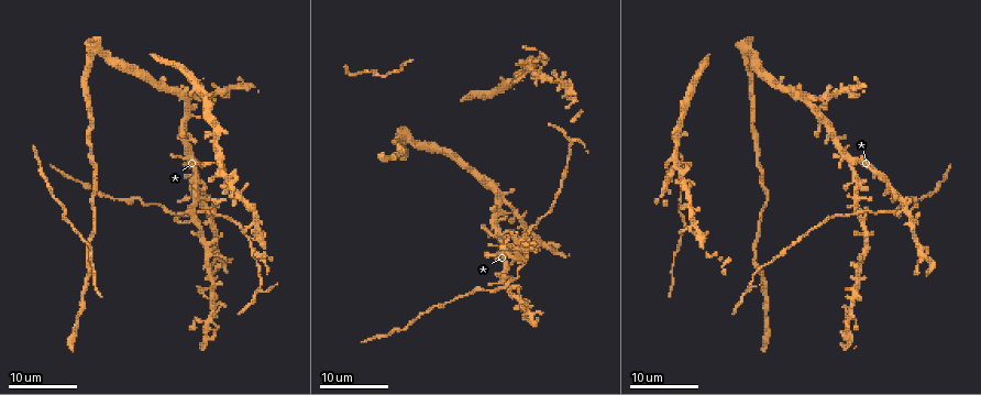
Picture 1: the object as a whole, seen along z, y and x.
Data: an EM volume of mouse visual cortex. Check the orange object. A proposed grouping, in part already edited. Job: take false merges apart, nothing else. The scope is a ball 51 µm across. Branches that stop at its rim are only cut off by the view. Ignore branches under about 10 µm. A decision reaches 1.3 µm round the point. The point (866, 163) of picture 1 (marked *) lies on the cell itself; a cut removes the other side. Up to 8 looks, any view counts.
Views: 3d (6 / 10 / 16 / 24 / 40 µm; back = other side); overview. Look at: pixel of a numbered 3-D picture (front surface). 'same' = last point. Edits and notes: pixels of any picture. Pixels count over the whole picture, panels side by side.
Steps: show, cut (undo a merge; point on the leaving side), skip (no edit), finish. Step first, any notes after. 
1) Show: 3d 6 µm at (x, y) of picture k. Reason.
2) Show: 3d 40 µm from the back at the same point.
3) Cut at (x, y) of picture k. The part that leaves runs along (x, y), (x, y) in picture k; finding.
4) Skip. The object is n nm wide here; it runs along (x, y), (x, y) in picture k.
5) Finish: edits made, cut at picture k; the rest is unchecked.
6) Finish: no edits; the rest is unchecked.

Show: 3d 24 µm at (507, 199) of picture 1.

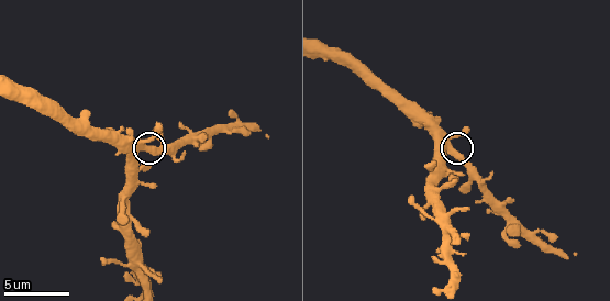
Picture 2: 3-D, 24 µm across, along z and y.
Show: 3d 10 µm at (144, 146) of picture 2.

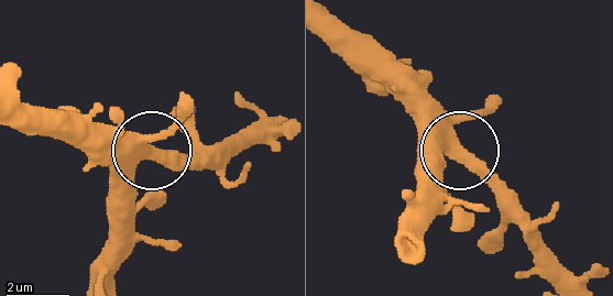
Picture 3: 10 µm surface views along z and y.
Skip. One cell here.

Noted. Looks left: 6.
Show: 3d 16 µm at (140, 196) of picture 1. Thick turns thin.

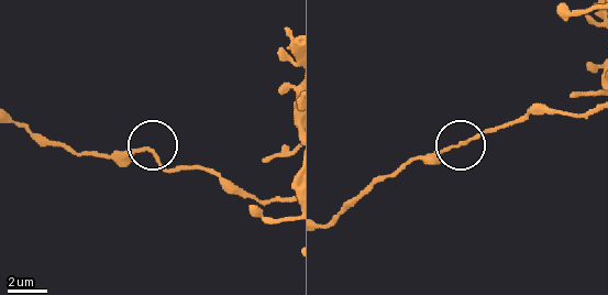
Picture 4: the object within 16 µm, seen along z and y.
Show: 3d 10 µm at (148, 151) of picture 4.

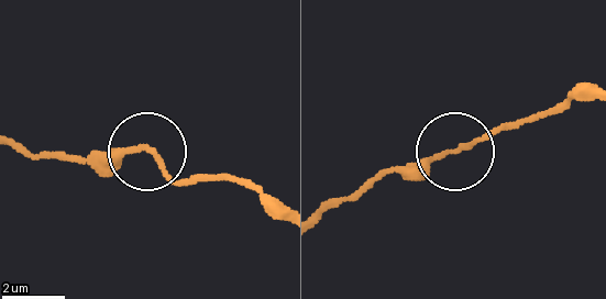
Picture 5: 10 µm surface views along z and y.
Skip. The object is 190 nm wide here; it runs along (279, 214), (223, 177), (176, 177), (138, 154), (77, 154) in picture 5; continuous, no second cell.

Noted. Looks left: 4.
Show: 3d 24 µm at (513, 296) of picture 1. Branch point.

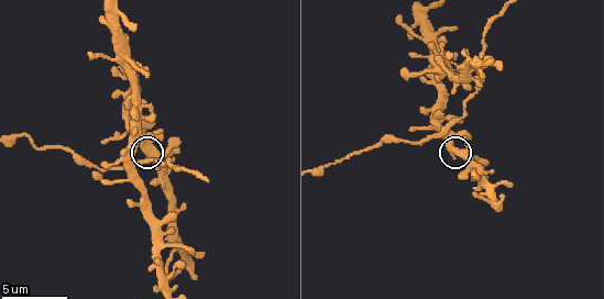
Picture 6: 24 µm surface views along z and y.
Show: 3d 10 µm at (455, 150) of picture 6.

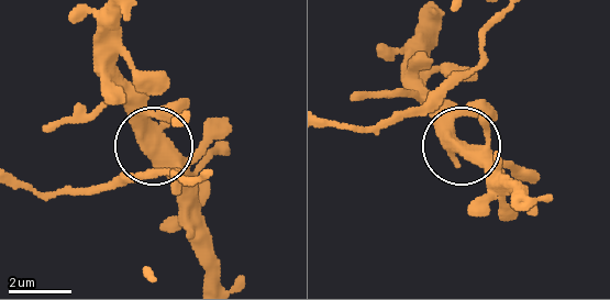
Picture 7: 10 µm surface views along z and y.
Skip. The object is 370 nm wide here; continuous, no second cell.

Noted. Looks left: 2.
Show: 3d 16 µm at (754, 244) of picture 1.

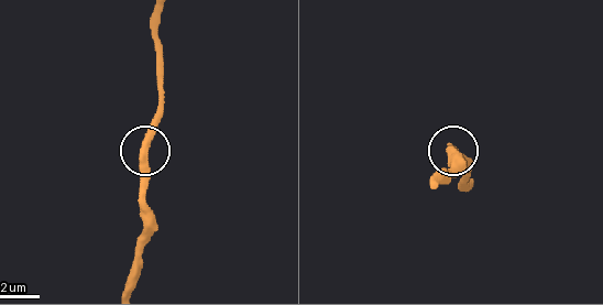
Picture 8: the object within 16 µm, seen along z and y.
Show: 3d 10 µm at (142, 148) of picture 8.

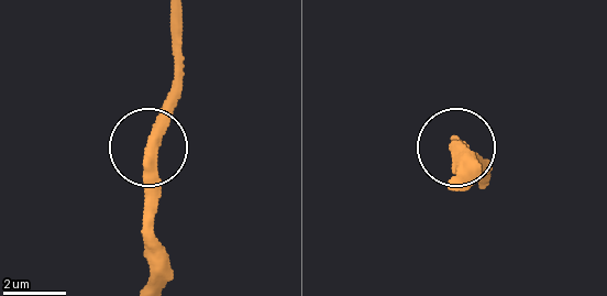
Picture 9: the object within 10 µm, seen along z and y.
Skip. The object is 360 nm wide here; it runs along (174, 12), (174, 99), (151, 154), (151, 247) in picture 9; all the same cell.

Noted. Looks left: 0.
Finish: no edits; the rest is unchecked.

